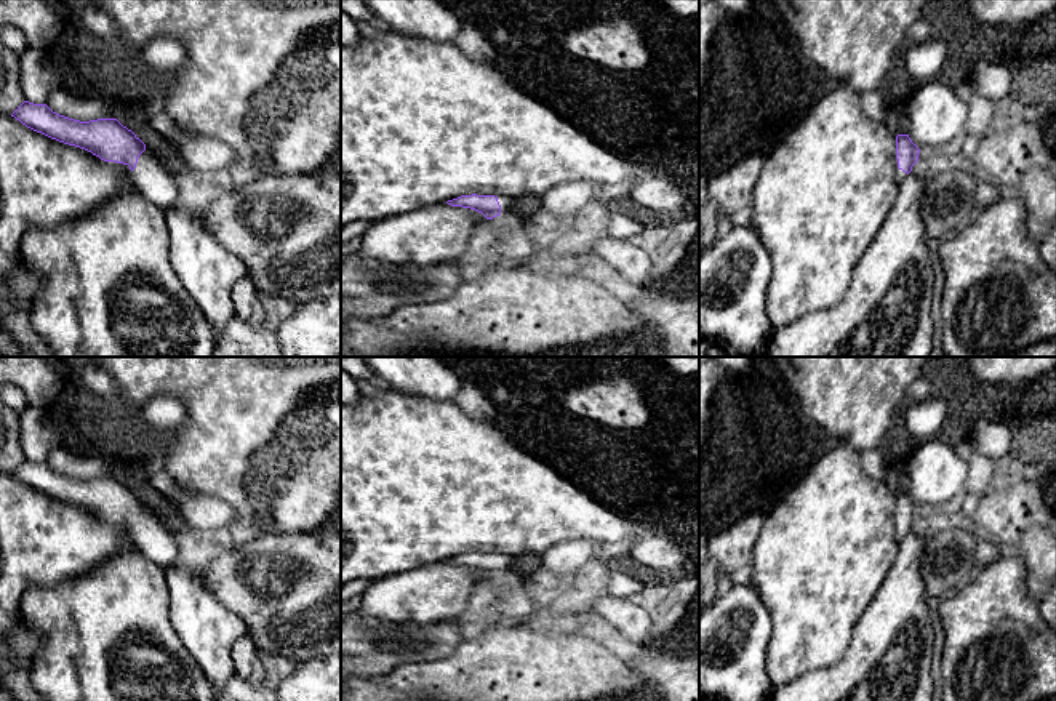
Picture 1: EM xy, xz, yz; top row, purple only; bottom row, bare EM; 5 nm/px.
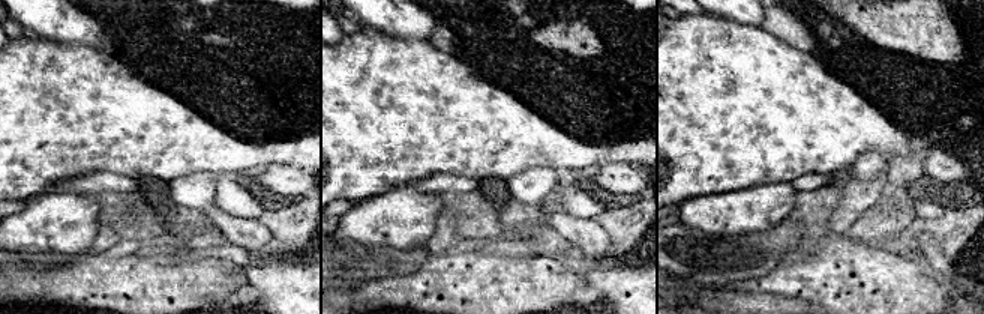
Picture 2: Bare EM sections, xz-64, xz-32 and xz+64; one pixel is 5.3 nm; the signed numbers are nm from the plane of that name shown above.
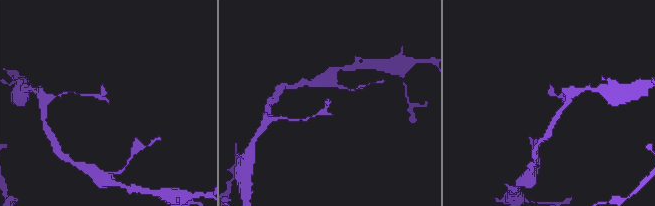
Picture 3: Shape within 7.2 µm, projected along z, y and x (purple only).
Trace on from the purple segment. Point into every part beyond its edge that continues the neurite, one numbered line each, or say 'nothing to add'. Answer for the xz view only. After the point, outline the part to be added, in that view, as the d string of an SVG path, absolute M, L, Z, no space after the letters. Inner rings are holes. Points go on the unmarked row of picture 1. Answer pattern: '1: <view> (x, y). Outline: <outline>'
1: xz (506, 560). Outline: M494 554L501 563L501 571L506 571L507 568L512 567L514 563L514 555L509 555L509 554Z

